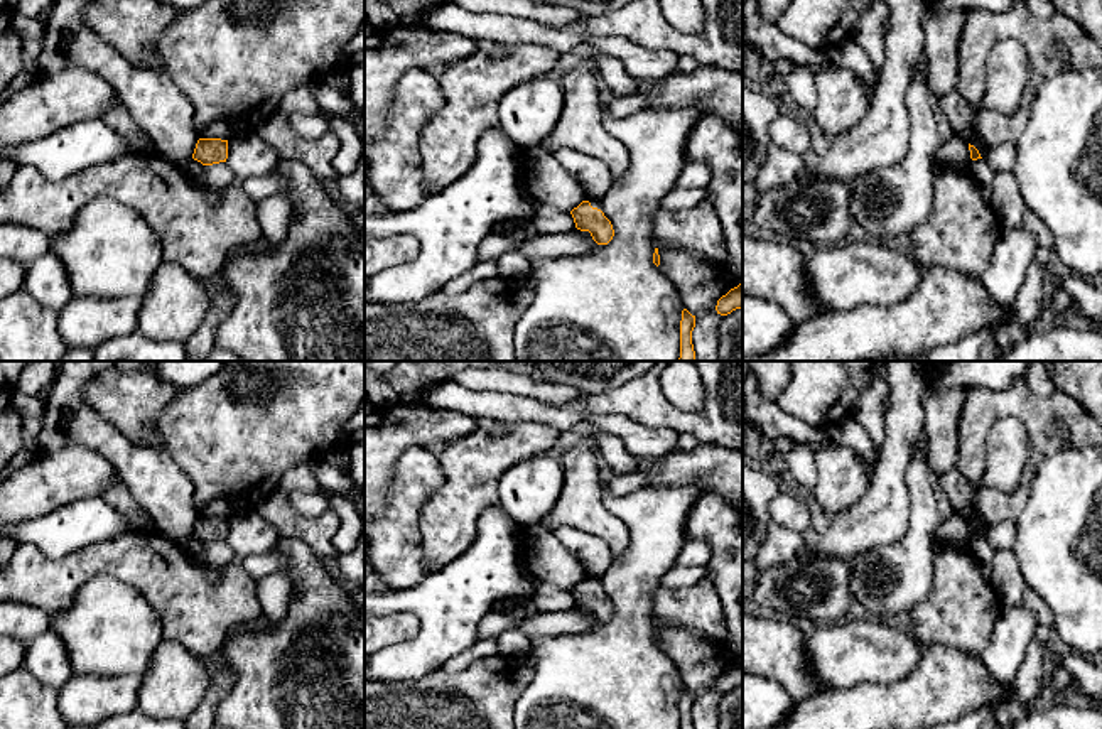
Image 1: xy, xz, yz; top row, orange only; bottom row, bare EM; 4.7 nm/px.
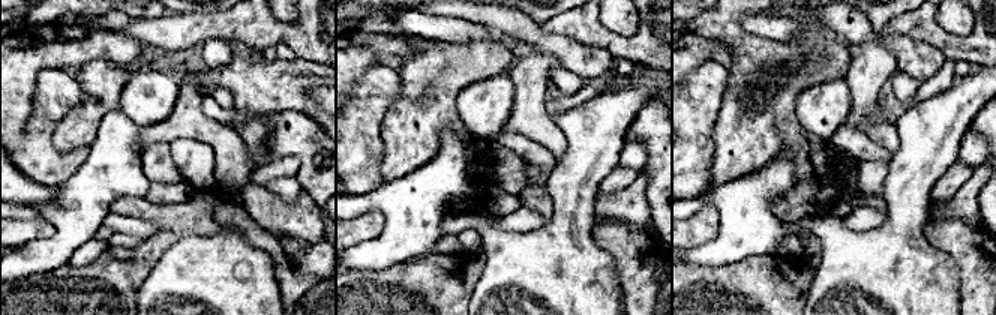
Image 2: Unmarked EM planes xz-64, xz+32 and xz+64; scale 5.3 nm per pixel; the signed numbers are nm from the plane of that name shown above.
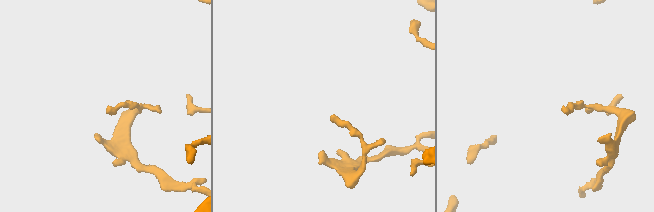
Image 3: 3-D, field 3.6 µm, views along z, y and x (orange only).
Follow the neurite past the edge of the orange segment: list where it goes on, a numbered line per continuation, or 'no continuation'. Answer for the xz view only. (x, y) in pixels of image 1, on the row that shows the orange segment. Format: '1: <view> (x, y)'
no continuation

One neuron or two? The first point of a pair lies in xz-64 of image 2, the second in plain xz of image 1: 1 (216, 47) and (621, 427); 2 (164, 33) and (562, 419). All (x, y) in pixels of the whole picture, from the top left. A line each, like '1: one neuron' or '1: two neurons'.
1: two neurons
2: one neuron

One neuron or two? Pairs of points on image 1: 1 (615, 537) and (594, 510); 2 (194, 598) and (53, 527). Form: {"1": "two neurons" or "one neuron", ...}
{"1": "one neuron", "2": "two neurons"}

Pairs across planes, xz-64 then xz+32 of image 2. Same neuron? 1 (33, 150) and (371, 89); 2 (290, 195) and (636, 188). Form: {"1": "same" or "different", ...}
{"1": "same", "2": "different"}

